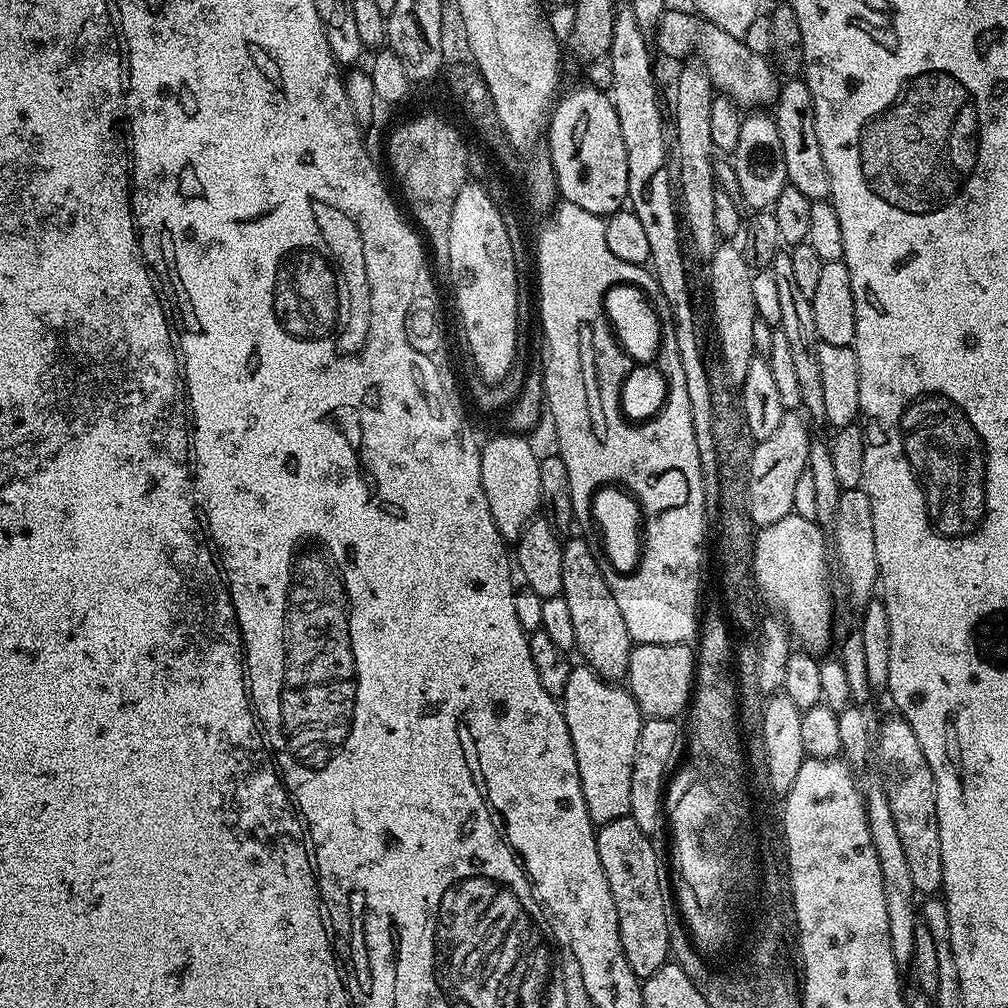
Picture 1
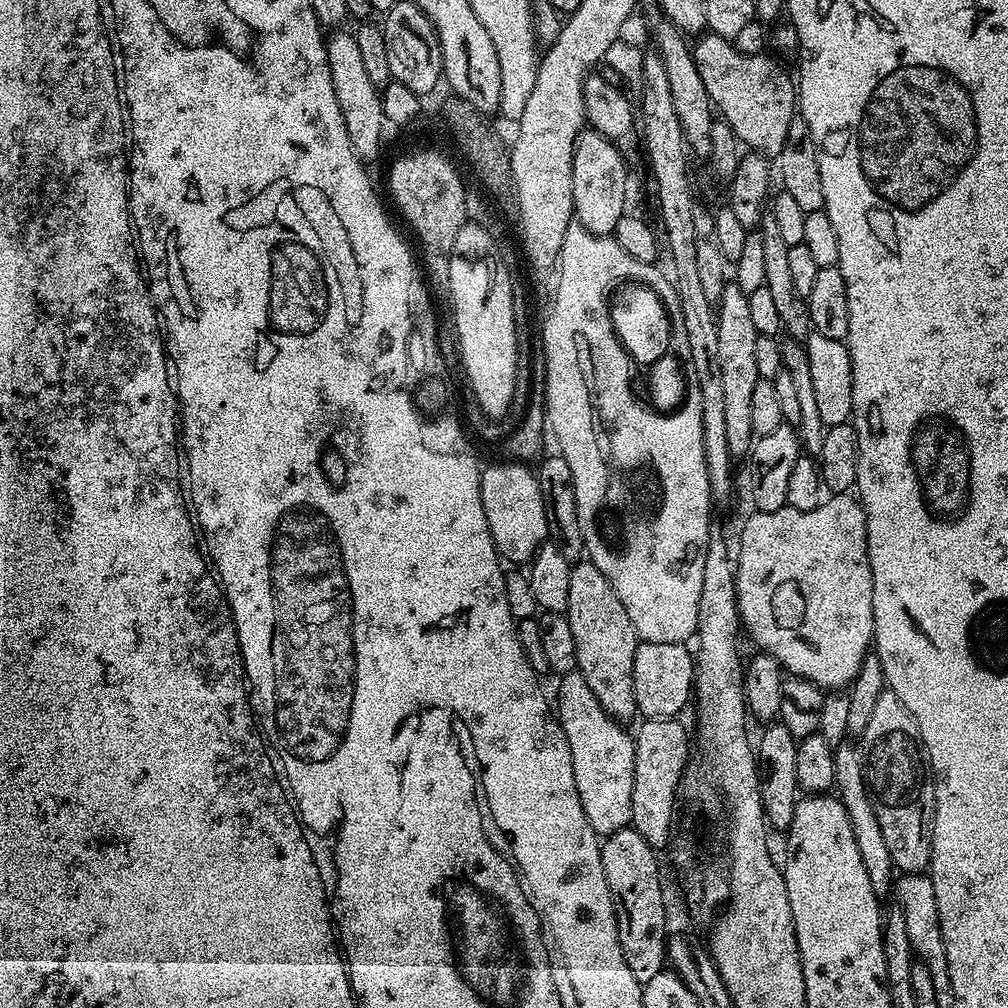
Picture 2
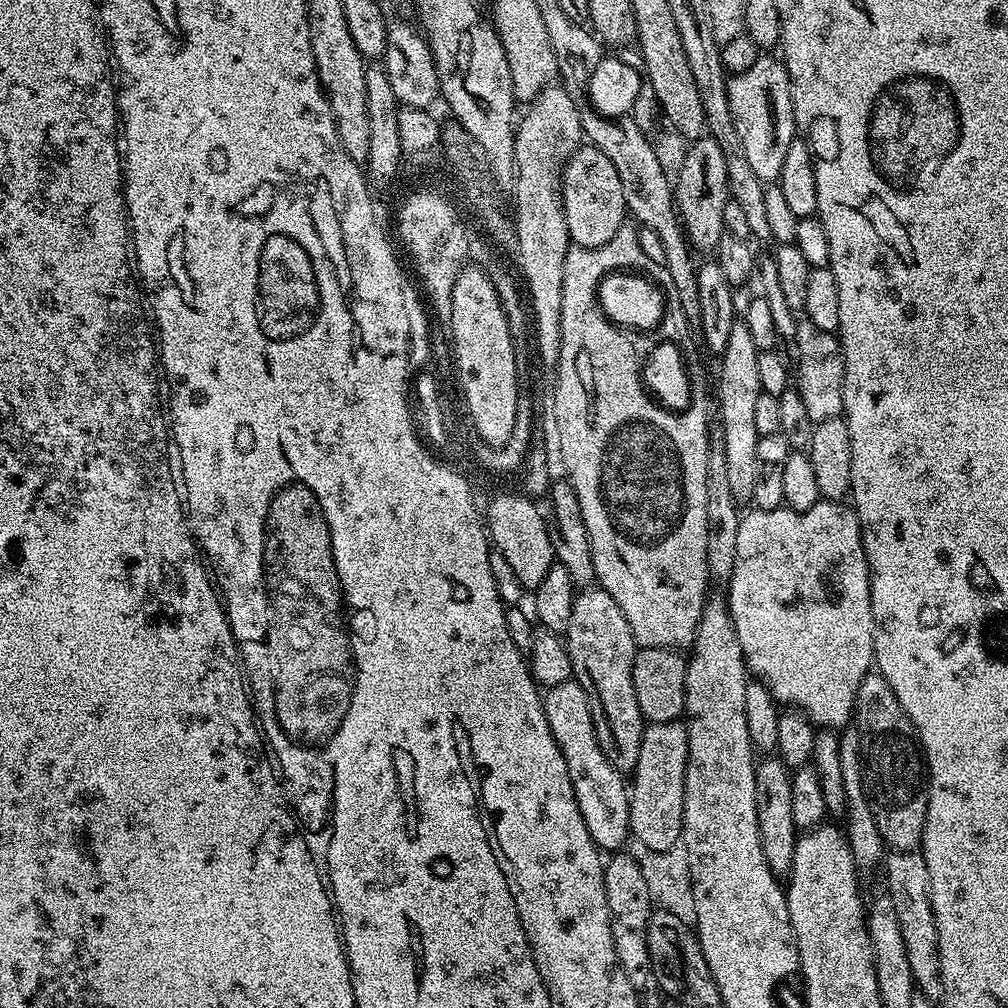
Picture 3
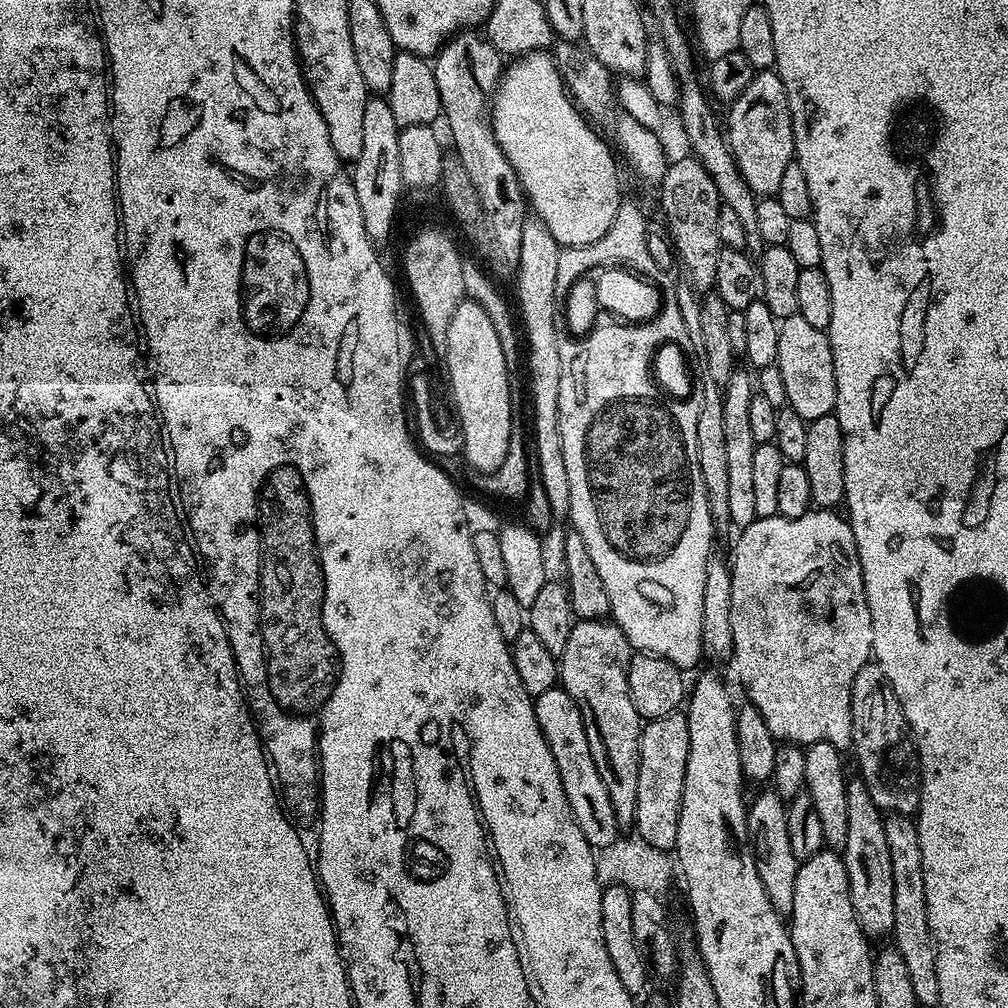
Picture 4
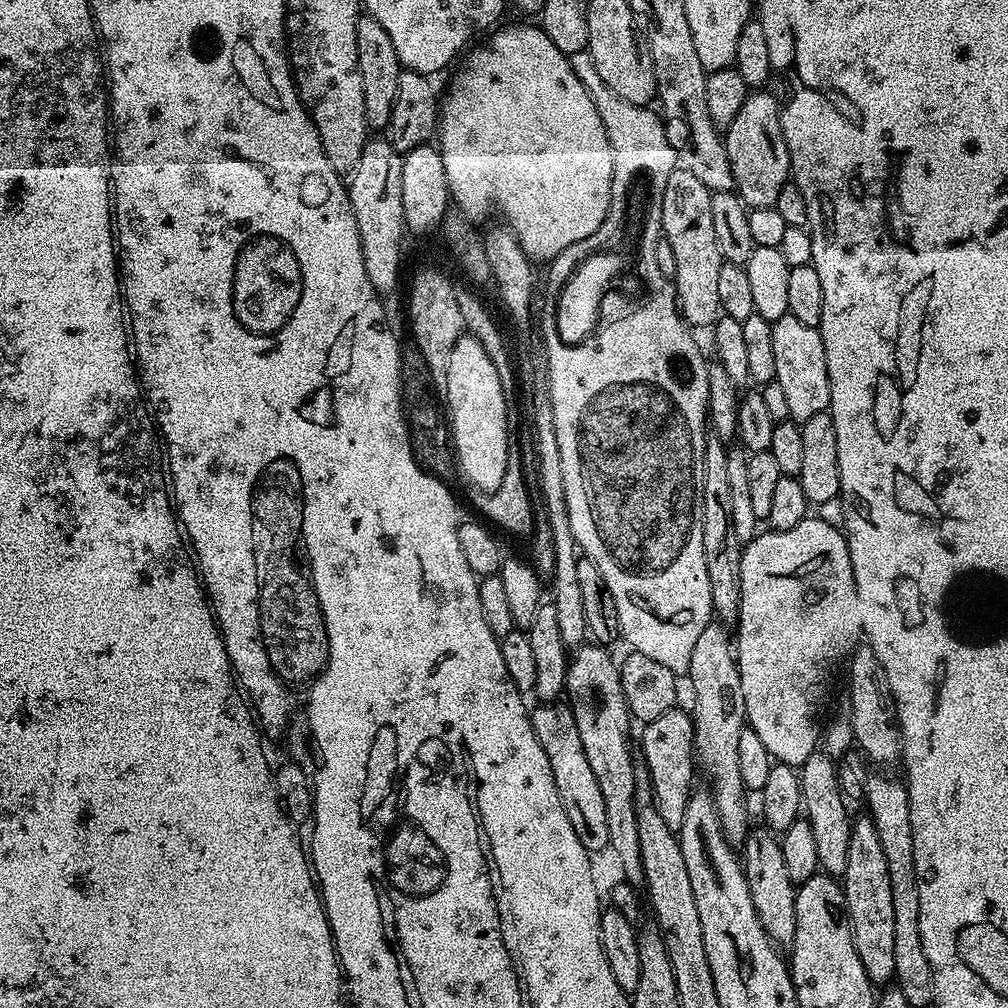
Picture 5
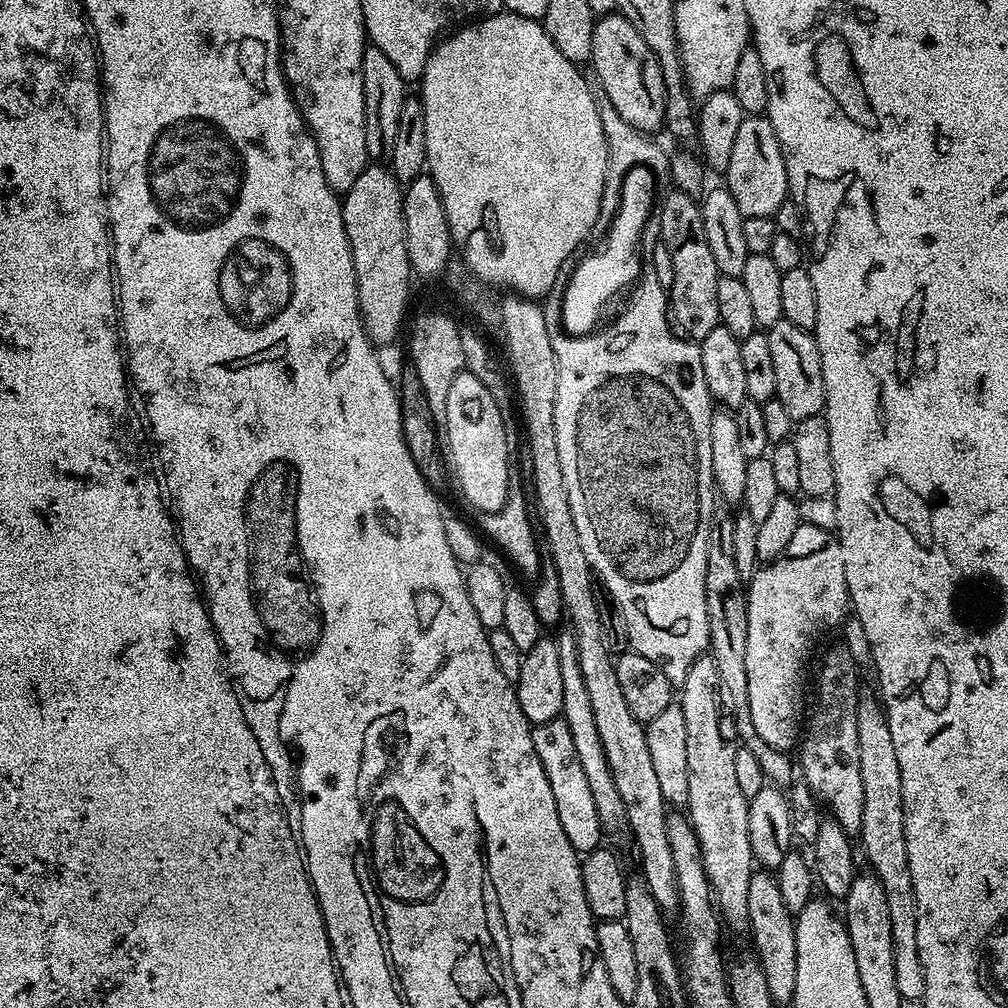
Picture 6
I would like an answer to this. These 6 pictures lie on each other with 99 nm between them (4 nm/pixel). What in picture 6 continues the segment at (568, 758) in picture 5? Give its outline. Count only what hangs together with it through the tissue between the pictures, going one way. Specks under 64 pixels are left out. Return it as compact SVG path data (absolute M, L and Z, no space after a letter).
M563 718L542 722L532 728L532 741L534 754L538 754L542 770L546 770L546 782L550 782L554 806L558 806L558 819L562 821L562 830L566 830L566 838L570 838L570 846L574 846L578 854L593 852L601 847L602 826L598 822L598 810L594 807L594 794L574 747L574 737L570 735L570 726L566 726Z

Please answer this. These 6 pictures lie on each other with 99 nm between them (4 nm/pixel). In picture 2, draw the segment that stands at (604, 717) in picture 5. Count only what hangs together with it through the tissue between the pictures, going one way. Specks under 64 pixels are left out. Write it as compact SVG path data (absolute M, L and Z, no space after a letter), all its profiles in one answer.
M584 558L572 564L570 574L570 602L567 618L570 631L574 633L574 646L578 650L577 669L586 678L586 686L594 690L594 698L615 720L628 722L637 715L636 695L634 694L634 654L638 637L622 598L614 594L614 586L594 566Z

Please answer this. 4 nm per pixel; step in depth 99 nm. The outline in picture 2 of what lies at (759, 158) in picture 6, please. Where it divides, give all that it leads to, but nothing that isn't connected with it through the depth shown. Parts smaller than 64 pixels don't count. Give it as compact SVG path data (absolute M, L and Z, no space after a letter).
M704 34L697 40L700 41L694 44L692 57L715 111L728 121L745 149L769 158L779 157L786 142L786 130L790 130L790 122L798 112L798 88L793 77L791 80L768 54L742 54L724 36Z

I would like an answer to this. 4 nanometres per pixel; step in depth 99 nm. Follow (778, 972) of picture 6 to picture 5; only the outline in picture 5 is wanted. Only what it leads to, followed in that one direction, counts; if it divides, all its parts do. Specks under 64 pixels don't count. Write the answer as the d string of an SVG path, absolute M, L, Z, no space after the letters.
M767 826L753 827L742 845L742 863L746 886L750 890L750 900L762 922L762 930L777 946L791 946L798 926L796 917L796 889L790 873L786 870L786 861L782 858L782 846L777 833Z

